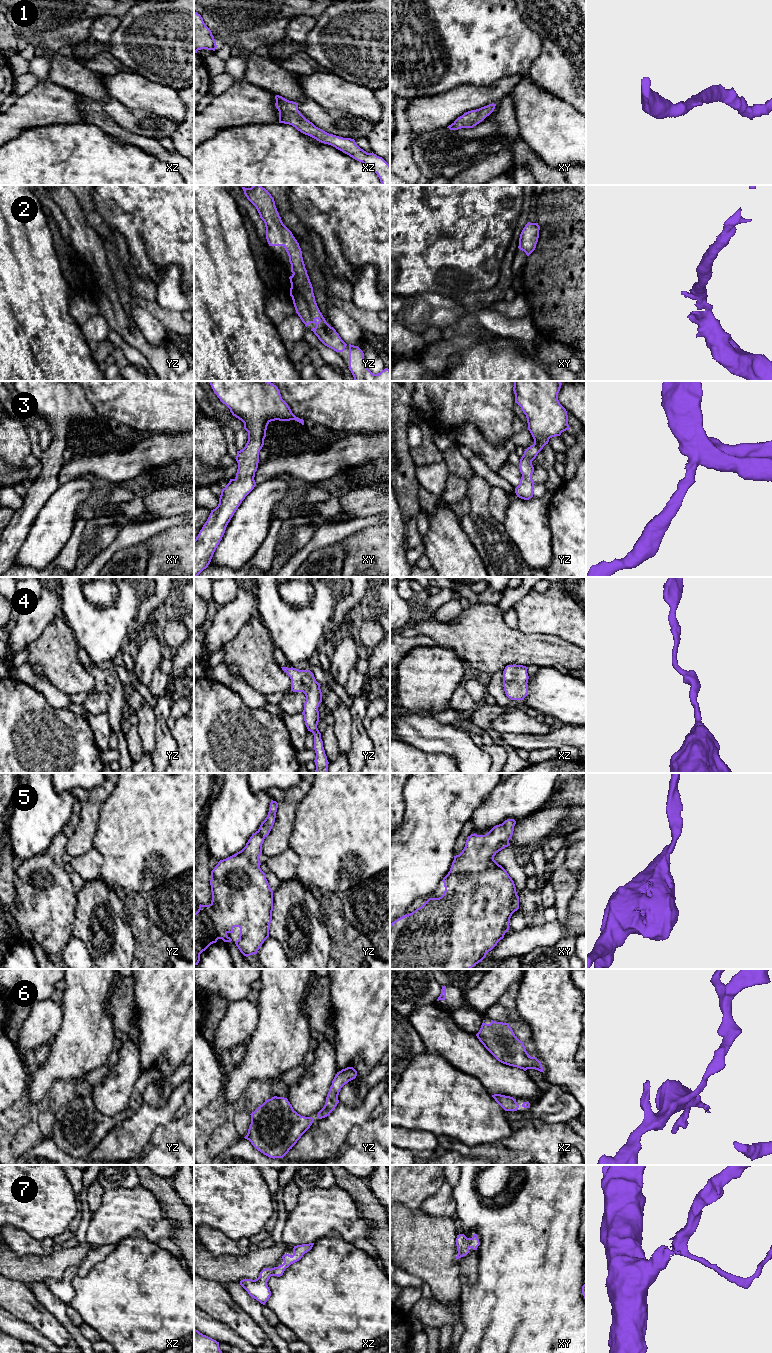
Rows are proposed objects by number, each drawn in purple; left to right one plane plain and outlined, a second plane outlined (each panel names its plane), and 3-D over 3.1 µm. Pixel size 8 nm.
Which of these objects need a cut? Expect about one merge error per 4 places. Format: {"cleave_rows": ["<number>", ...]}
{"cleave_rows": []}

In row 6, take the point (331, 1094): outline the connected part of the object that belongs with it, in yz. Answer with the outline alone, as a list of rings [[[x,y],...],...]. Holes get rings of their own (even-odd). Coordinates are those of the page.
[[[347,1067],[337,1072],[336,1076],[332,1081],[332,1085],[326,1097],[324,1107],[318,1112],[317,1118],[322,1119],[330,1115],[339,1103],[338,1095],[341,1088],[349,1081],[355,1079],[357,1071],[353,1067]]]

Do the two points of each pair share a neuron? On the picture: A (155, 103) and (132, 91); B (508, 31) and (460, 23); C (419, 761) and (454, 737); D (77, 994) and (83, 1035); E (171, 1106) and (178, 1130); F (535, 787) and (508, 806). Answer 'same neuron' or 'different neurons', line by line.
A: same neuron
B: same neuron
C: different neurons
D: same neuron
E: different neurons
F: same neuron

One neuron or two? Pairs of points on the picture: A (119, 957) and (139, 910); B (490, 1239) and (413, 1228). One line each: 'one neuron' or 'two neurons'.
A: two neurons
B: two neurons

